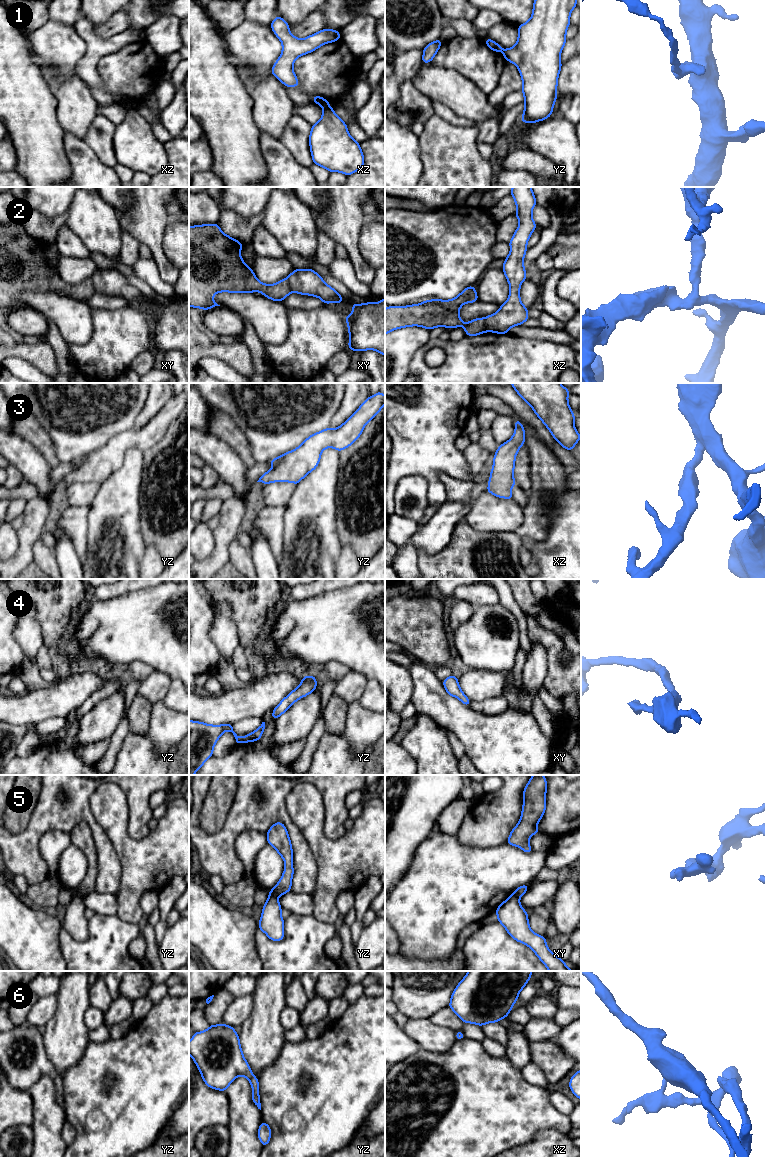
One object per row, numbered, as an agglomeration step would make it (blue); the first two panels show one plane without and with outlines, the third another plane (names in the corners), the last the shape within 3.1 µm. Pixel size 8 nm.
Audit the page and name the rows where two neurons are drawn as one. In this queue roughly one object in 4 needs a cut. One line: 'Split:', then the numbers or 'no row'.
Split: 1, 2, 5

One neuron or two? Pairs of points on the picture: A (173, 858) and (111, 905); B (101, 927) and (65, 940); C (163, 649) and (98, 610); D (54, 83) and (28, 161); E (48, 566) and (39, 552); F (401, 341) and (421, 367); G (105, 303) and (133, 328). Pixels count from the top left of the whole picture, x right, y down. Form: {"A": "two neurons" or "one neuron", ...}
{"A": "two neurons", "B": "one neuron", "C": "one neuron", "D": "two neurons", "E": "one neuron", "F": "two neurons", "G": "two neurons"}

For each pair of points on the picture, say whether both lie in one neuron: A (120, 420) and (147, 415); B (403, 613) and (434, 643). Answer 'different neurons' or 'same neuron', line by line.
A: different neurons
B: same neuron

